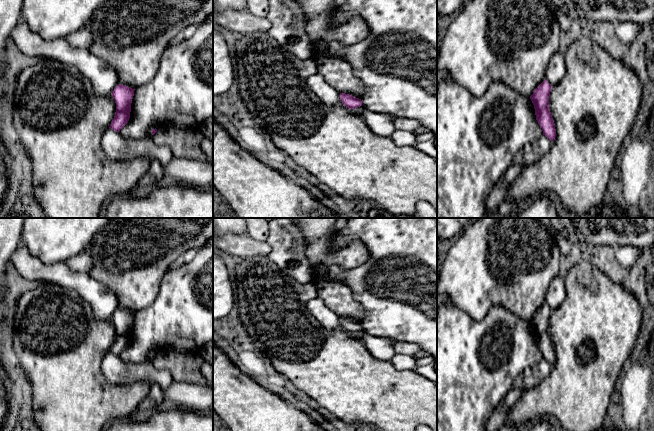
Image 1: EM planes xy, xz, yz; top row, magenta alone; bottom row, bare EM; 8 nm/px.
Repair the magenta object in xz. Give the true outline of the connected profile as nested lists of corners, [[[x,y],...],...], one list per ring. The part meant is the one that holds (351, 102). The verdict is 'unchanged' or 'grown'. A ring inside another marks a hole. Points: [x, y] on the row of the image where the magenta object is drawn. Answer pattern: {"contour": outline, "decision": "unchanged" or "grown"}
{"contour": [[[340,93],[341,102],[349,109],[354,109],[362,106],[362,101],[350,94]]], "decision": "unchanged"}

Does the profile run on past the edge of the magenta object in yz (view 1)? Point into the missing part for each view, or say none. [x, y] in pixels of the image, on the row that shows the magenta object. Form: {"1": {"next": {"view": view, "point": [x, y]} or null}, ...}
{"1": {"next": null}}

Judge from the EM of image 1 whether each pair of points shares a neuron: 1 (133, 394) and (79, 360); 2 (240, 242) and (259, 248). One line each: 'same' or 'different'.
1: same
2: same

